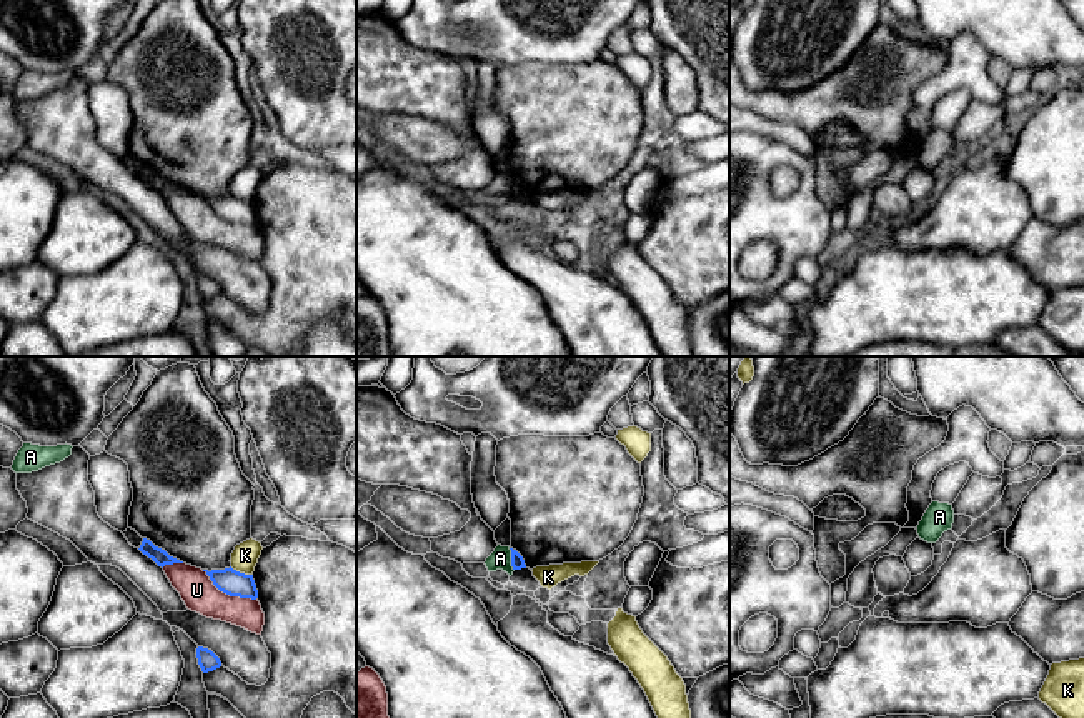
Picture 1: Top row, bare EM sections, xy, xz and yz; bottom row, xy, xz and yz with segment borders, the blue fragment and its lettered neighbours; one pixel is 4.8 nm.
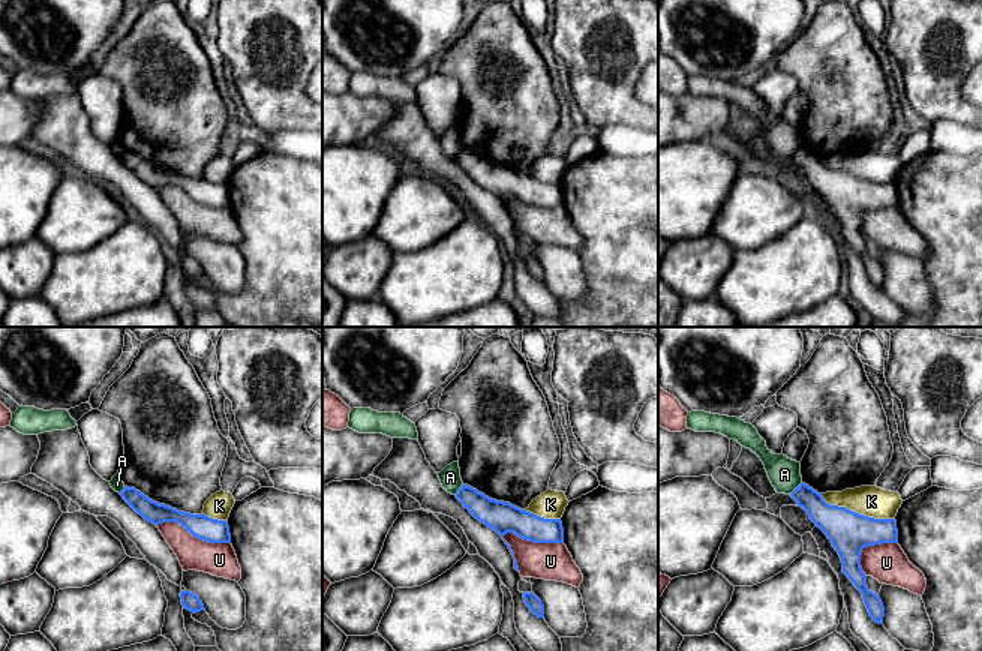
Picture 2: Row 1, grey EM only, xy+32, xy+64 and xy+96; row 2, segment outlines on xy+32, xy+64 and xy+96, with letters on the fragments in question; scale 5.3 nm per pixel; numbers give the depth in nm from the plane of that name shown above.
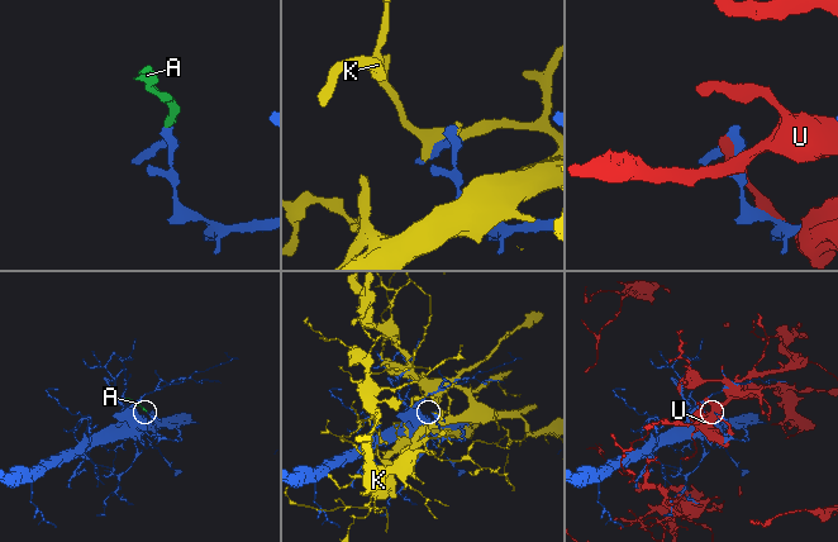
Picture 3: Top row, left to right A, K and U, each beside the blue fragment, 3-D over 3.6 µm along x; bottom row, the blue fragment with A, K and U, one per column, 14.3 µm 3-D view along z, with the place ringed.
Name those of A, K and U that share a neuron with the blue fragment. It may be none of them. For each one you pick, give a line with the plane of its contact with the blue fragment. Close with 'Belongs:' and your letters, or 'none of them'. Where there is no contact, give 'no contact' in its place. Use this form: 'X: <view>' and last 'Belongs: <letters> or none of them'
Belongs: none of them

